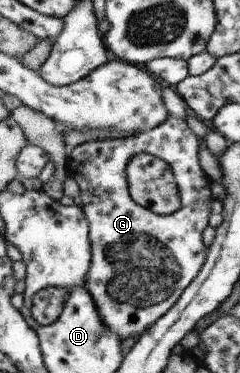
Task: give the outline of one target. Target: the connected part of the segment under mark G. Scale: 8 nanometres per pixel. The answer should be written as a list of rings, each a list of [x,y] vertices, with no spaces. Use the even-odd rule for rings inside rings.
[[[170,114],[161,125],[144,132],[137,132],[131,137],[90,140],[79,144],[71,151],[66,163],[68,177],[72,177],[79,184],[79,197],[82,200],[80,208],[84,210],[91,226],[92,265],[89,266],[85,277],[85,287],[92,294],[105,327],[117,333],[121,341],[130,337],[138,340],[160,317],[175,307],[177,300],[187,291],[188,285],[196,279],[201,268],[207,263],[207,254],[201,235],[205,227],[209,225],[213,194],[209,187],[211,183],[205,177],[201,163],[199,163],[199,136],[193,133],[188,122]],[[143,151],[155,153],[172,166],[176,183],[182,190],[183,205],[171,215],[161,216],[145,209],[133,201],[129,193],[128,164],[131,157]]]

